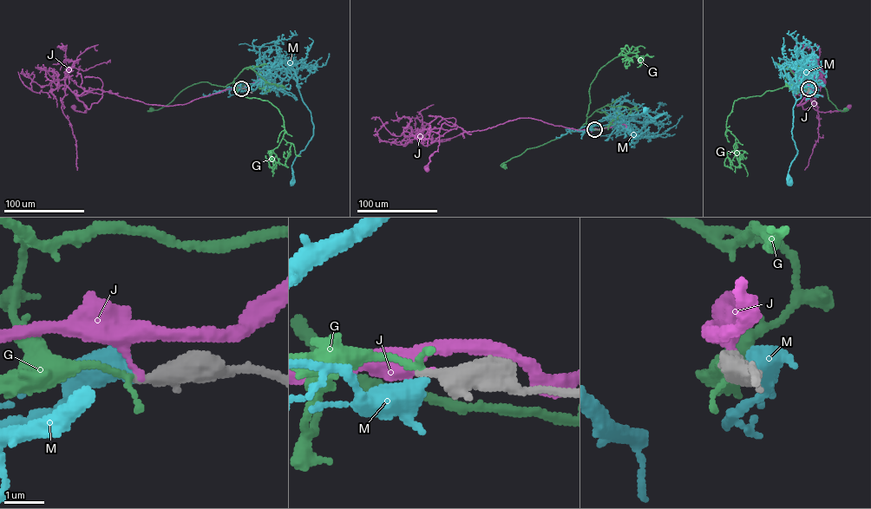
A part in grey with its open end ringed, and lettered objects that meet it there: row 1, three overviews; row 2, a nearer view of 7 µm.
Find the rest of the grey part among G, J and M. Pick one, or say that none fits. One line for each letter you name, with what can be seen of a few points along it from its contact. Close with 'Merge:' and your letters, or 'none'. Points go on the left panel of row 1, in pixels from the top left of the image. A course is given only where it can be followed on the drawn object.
G: course (241, 88), (232, 82), (223, 87), (200, 81), (183, 89), (167, 104), (151, 109)
Merge: G

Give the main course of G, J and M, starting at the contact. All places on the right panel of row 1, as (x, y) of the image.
G: (808, 88), (808, 86), (802, 82), (809, 87), (819, 81), (837, 109), (844, 111), (845, 109)
J: (808, 88), (797, 106), (809, 98), (806, 91), (803, 109), (812, 103), (815, 110), (825, 113), (849, 107)
M: (808, 88), (798, 84), (802, 68), (795, 77), (801, 95), (793, 108), (791, 134), (797, 151), (789, 184)

